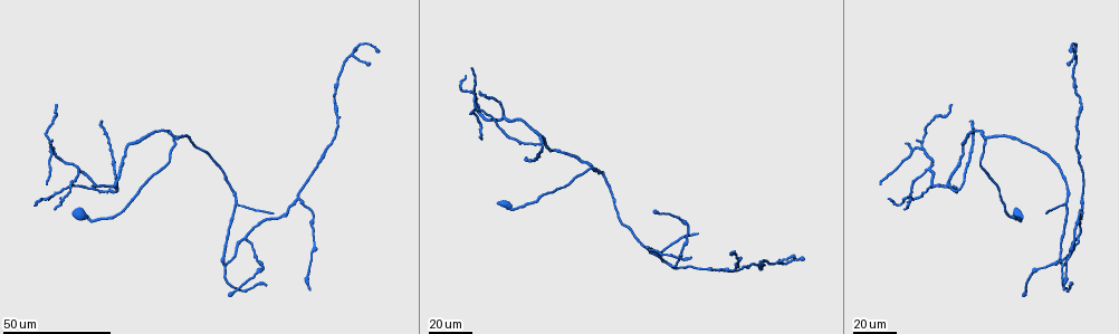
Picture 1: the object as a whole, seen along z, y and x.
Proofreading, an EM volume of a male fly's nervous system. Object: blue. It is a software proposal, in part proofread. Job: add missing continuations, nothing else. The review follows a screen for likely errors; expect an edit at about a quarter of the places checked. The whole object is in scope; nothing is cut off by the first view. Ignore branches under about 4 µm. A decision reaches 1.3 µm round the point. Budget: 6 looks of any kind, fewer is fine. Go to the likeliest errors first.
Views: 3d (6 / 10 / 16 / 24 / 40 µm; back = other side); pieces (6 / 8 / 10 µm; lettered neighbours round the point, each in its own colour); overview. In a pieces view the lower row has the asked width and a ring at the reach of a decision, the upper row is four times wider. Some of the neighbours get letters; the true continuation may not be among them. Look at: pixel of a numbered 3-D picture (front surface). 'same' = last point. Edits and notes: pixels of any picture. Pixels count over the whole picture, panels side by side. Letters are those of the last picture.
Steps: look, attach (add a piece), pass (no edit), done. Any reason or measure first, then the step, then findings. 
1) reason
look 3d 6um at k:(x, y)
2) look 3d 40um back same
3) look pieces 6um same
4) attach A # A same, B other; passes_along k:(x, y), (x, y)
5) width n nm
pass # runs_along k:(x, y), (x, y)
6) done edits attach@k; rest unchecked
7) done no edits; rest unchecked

thin end
look 3d 40um at 1:(696, 234)

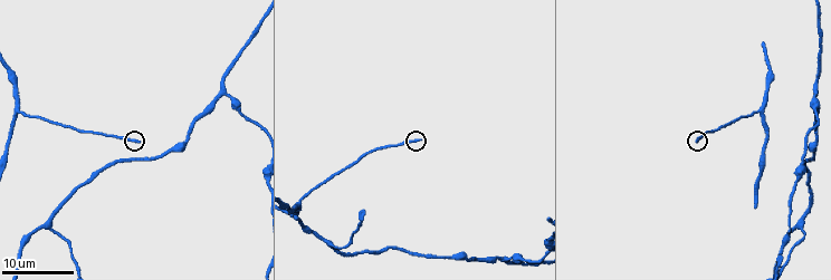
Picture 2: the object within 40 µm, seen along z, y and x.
see the neighbours
look pieces 6um at 2:(419, 139)

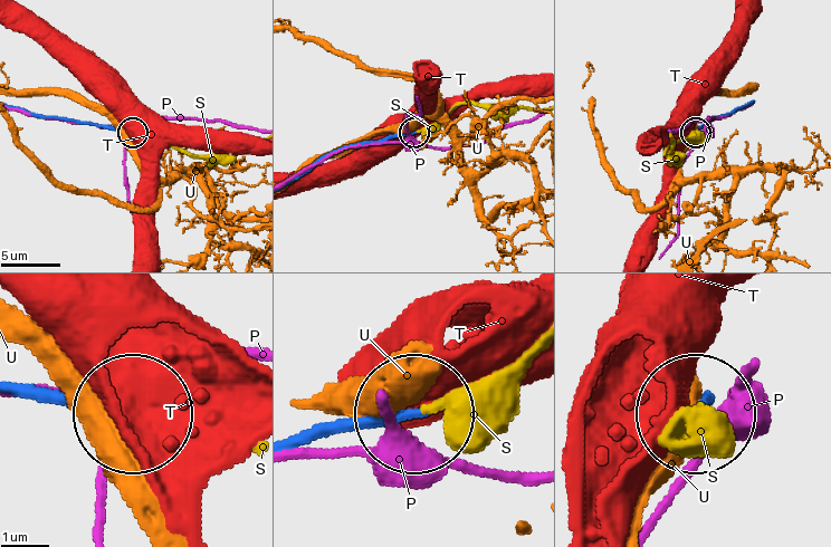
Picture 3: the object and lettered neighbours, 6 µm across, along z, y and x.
width 190 nm
attach S # P other, S same, T other, U other; passes_along 3:(10, 393), (210, 416), (246, 433); it goes on there

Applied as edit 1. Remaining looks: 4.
free end
look 3d 40um at 1:(691, 256)

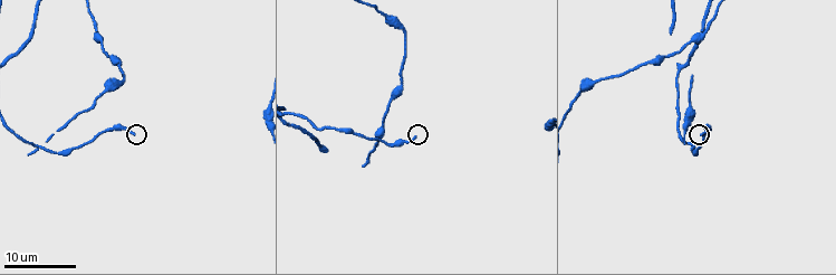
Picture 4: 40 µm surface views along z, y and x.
look pieces 10um at 4:(412, 139)

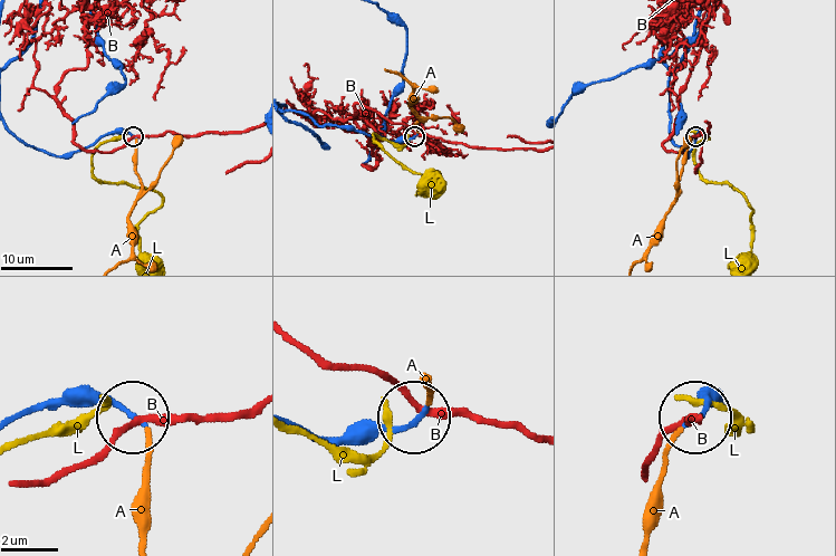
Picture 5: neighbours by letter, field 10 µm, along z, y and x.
width 170 nm
attach A # A same, B other, L other; passes_along 5:(348, 435), (404, 425), (423, 409), (425, 384); the cell continues

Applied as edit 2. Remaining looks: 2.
thin end
look 3d 40um at 1:(953, 104)

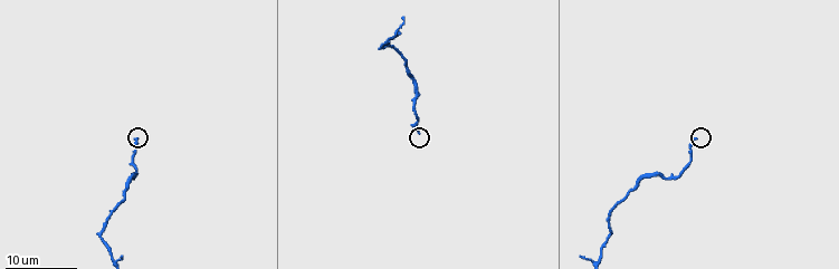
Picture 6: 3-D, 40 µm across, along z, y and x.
look pieces 6um at 6:(138, 137)

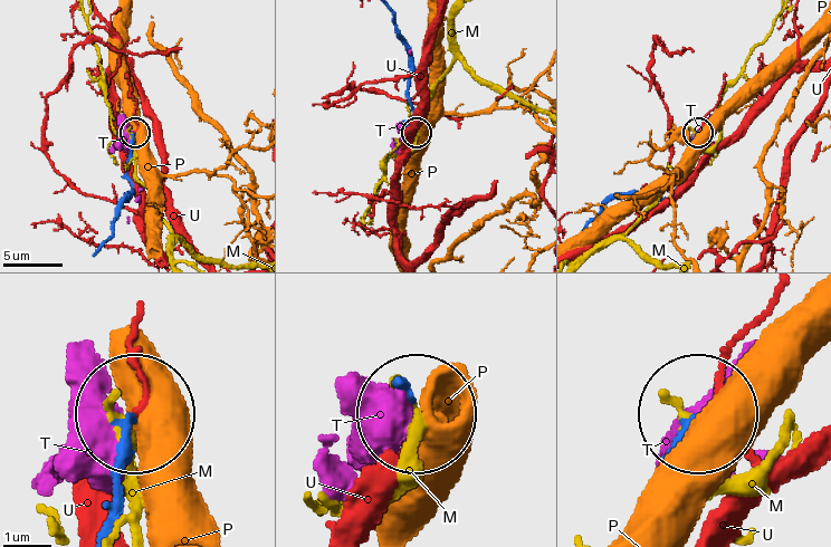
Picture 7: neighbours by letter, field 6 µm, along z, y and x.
pass # M other, P other, T other, U other; runs_along 7:(107, 526), (127, 422); no lettered piece goes on from it

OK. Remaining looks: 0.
done edits attach@3, attach@5; rest unchecked

